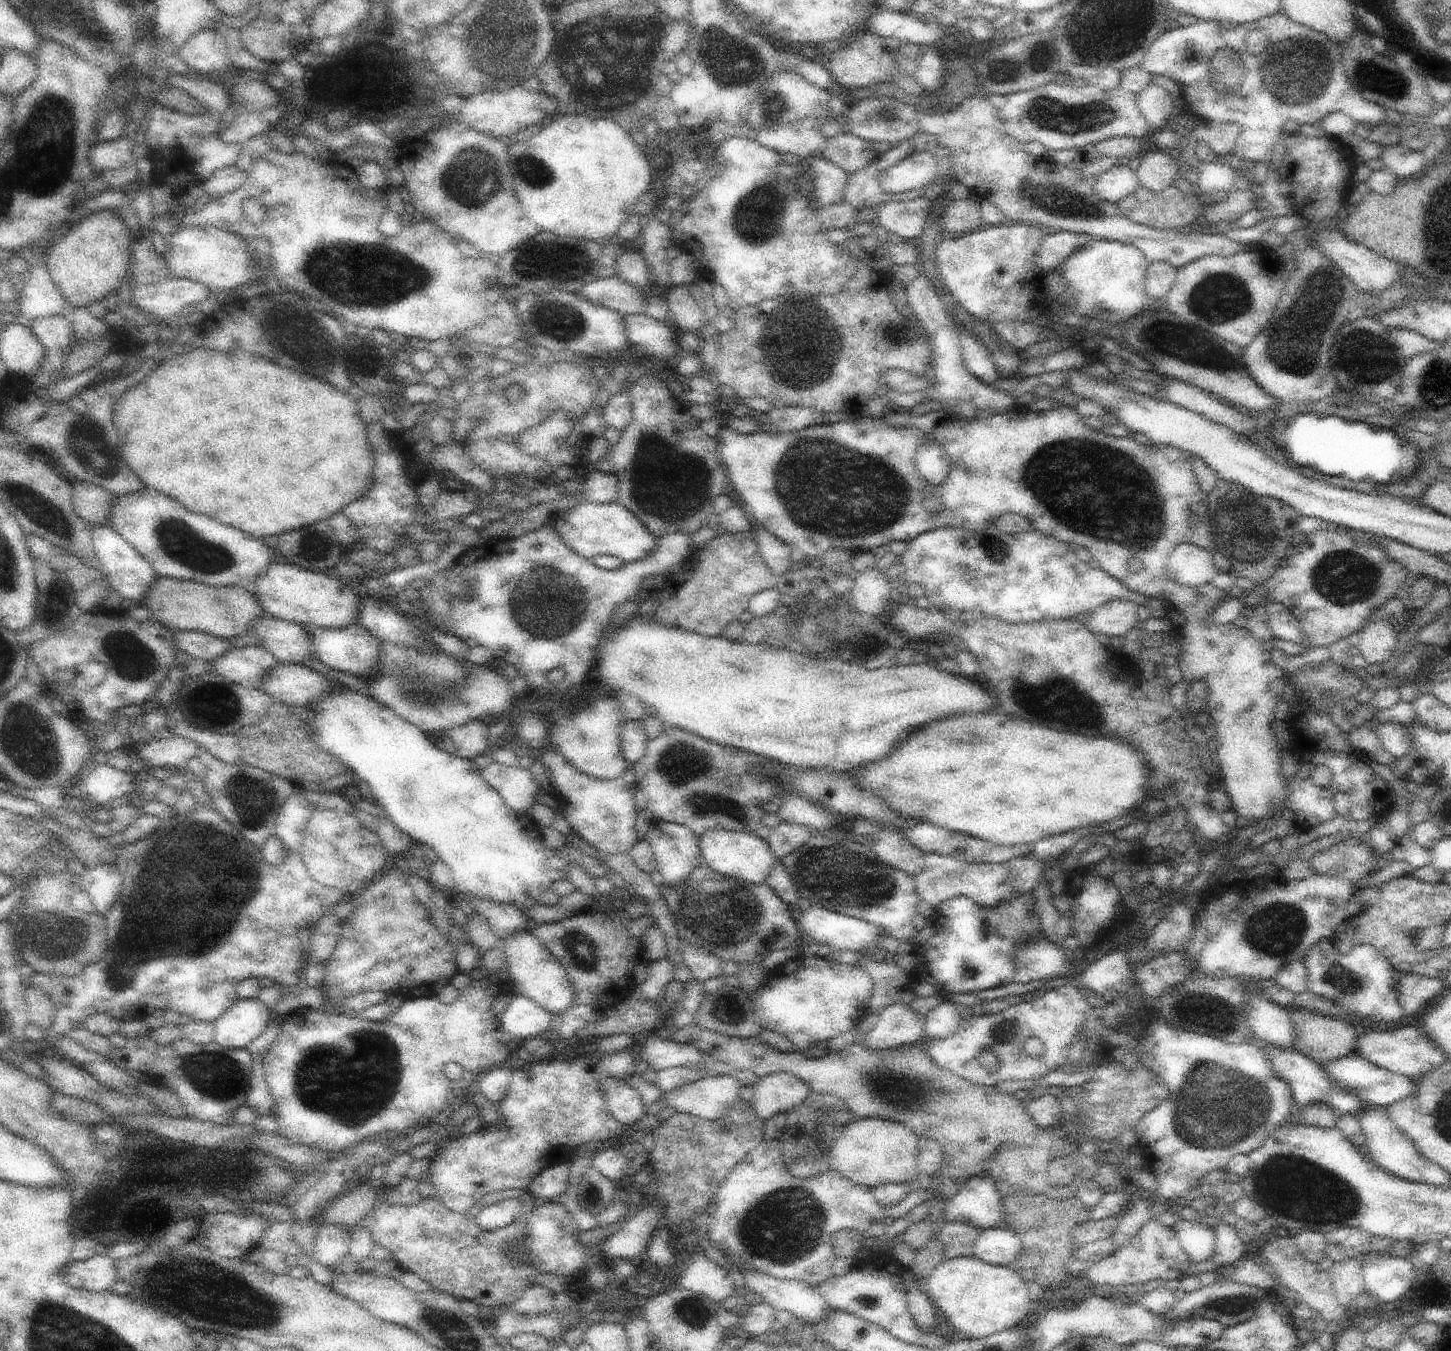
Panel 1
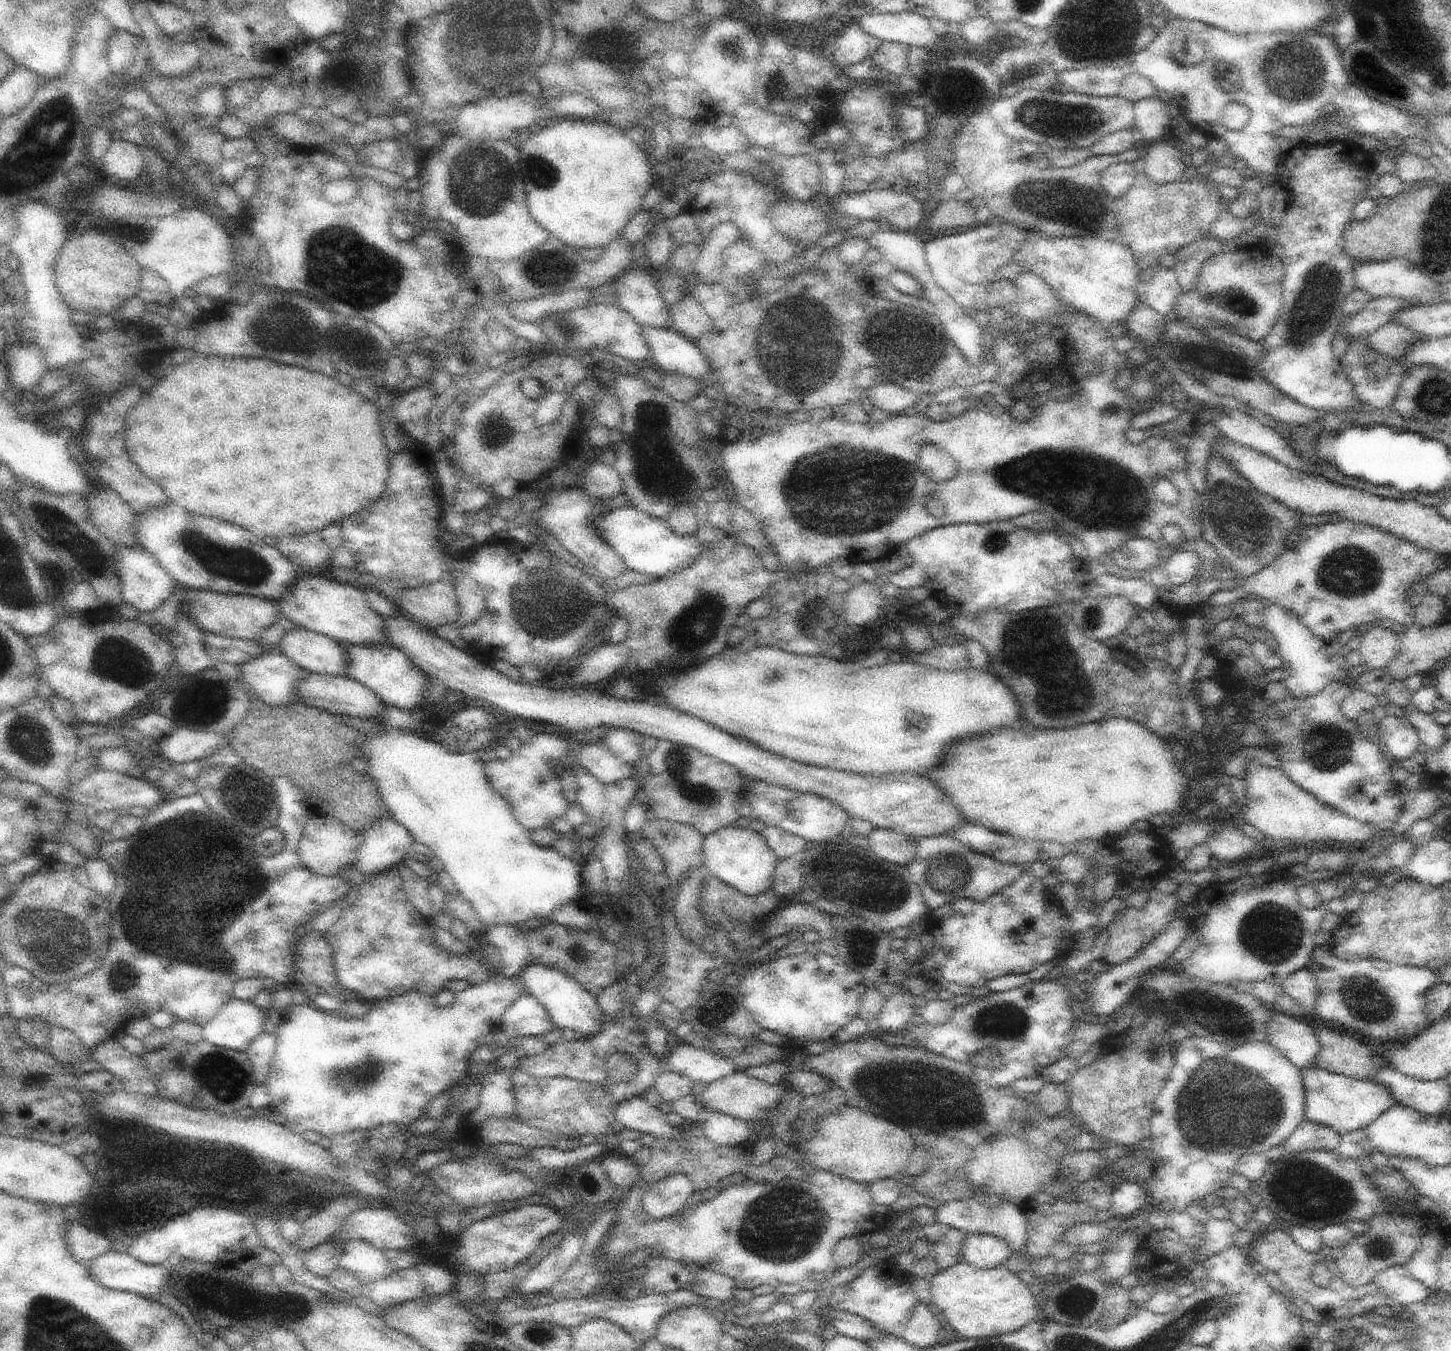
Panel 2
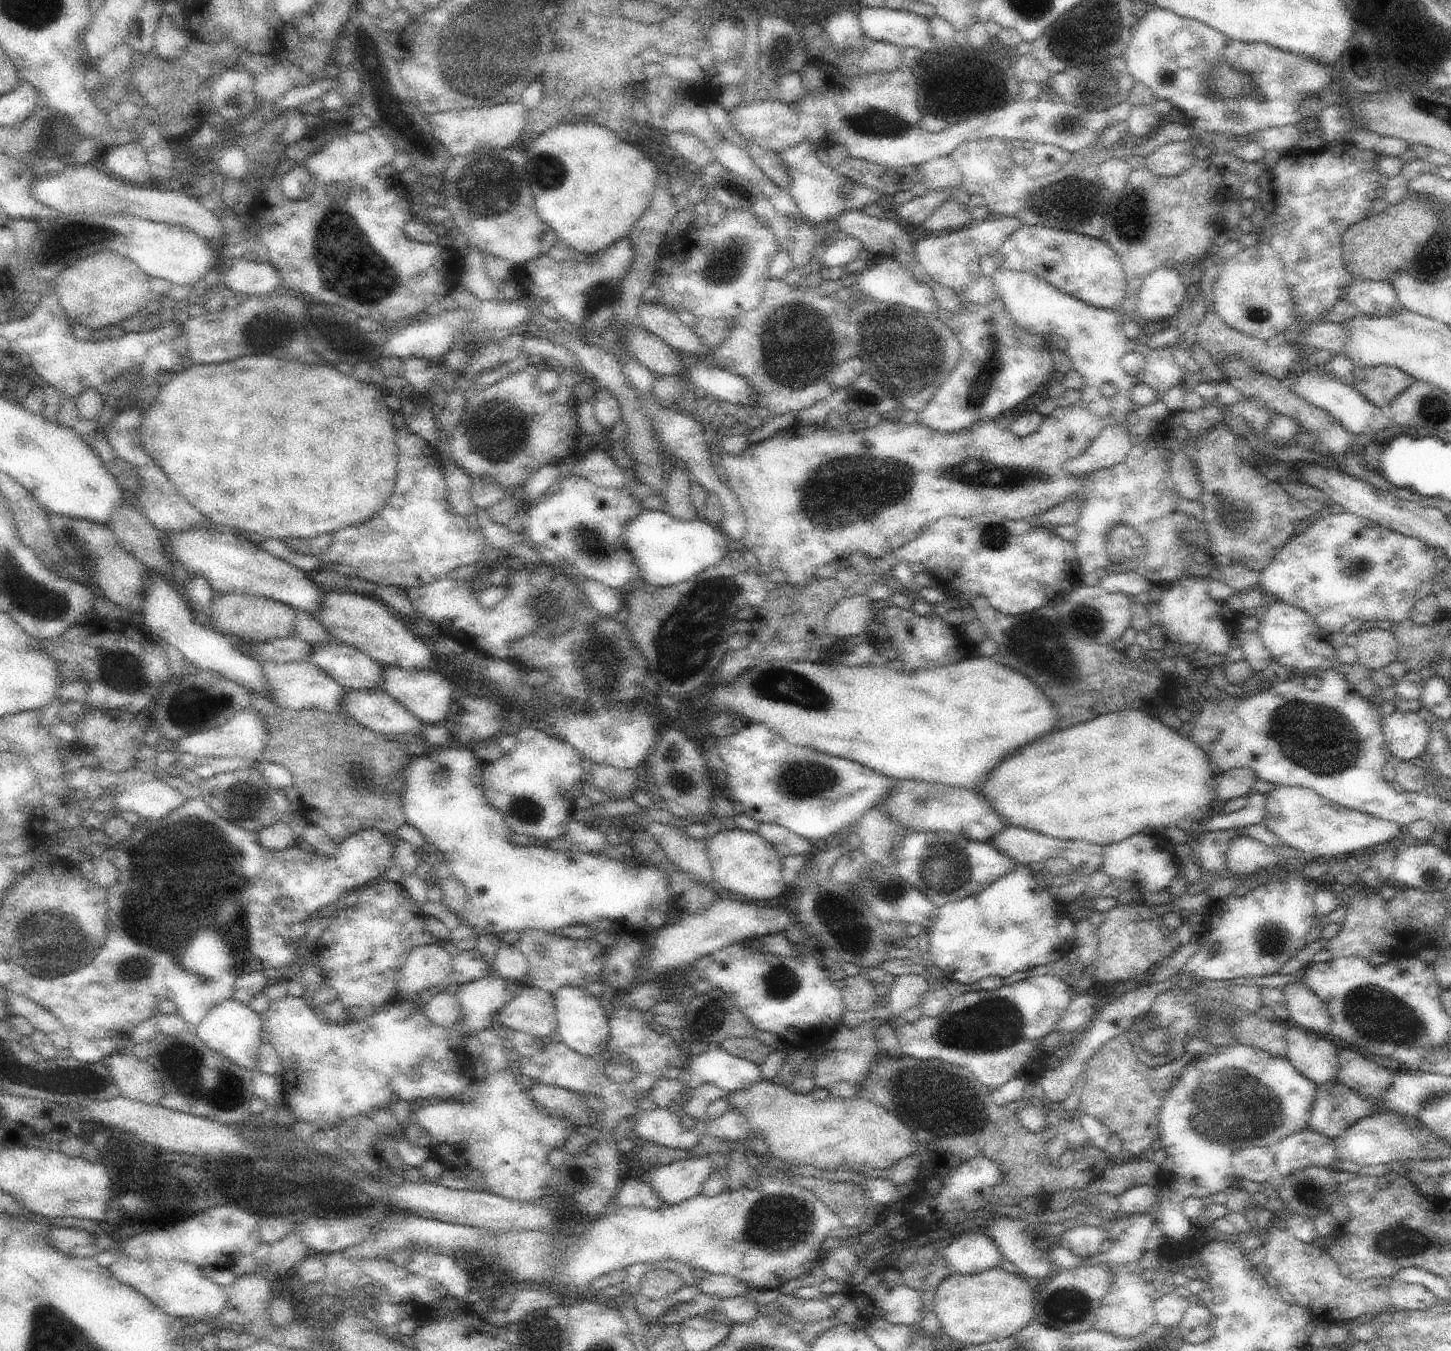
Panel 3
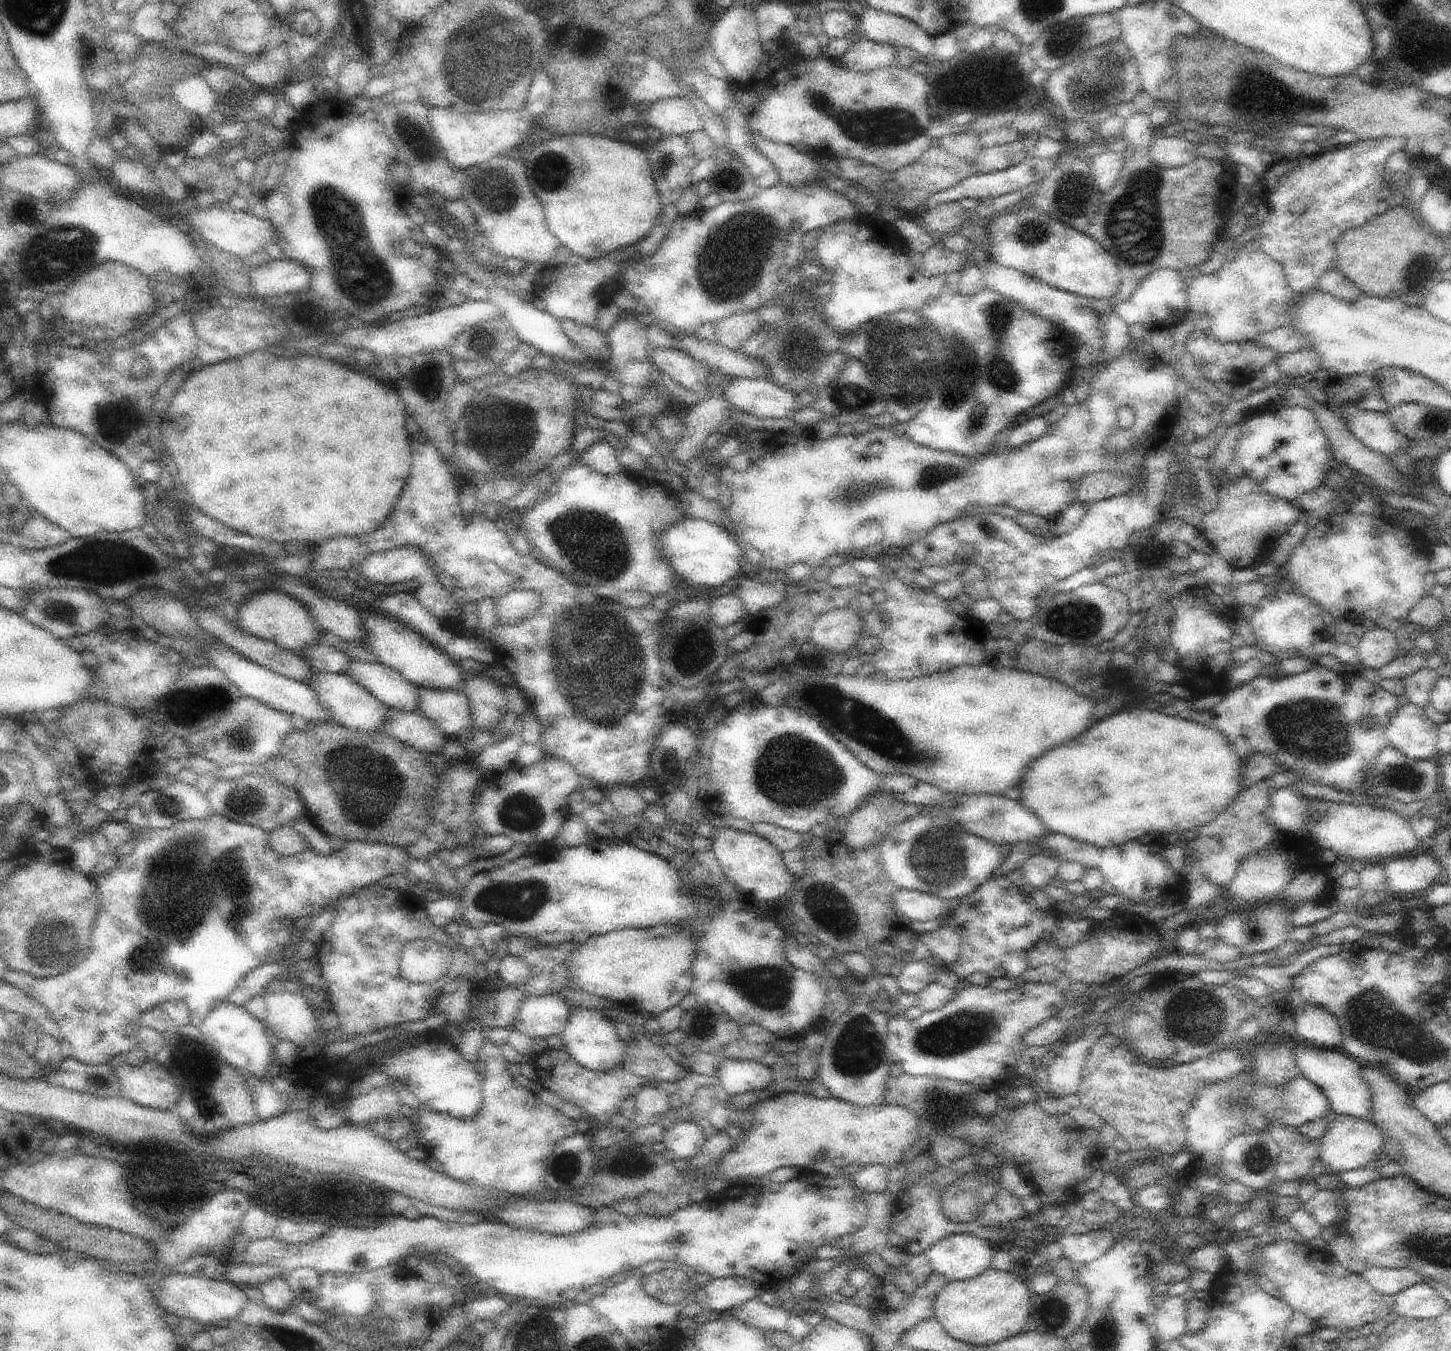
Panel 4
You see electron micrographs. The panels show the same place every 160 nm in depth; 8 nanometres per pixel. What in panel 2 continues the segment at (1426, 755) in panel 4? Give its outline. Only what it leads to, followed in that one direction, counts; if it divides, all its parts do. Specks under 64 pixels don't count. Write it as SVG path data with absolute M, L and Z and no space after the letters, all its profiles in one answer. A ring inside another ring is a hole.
M1386 715L1379 729L1391 760L1401 762L1423 749L1417 730L1404 717Z

